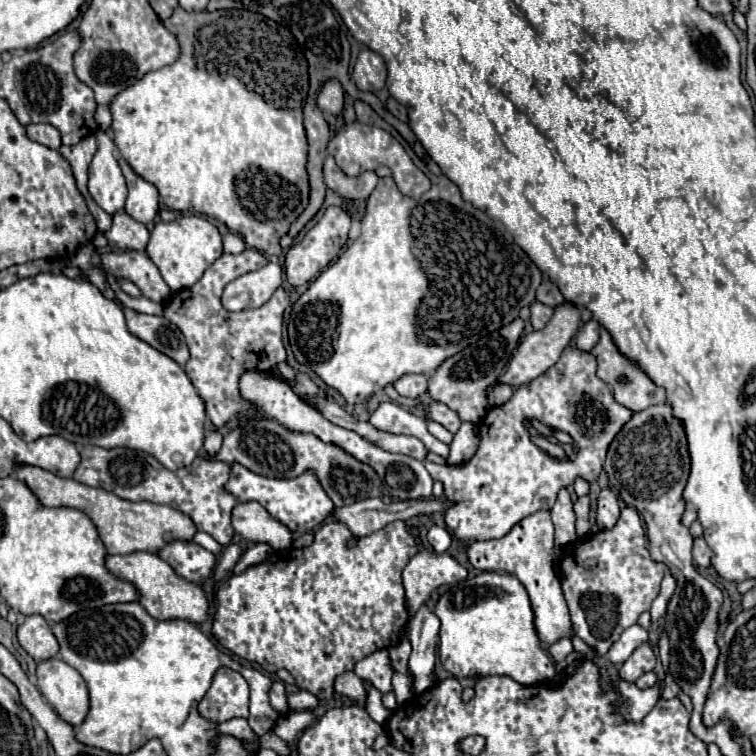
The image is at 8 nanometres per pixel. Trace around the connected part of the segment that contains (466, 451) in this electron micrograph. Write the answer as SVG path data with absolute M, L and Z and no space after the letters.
M463 422L461 428L459 428L459 432L455 434L453 442L449 444L447 464L449 466L465 464L477 452L477 444L479 444L479 438L477 438L475 426L469 424L469 422Z

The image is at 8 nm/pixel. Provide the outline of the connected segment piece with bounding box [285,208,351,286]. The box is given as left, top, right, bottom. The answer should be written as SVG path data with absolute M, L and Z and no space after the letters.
M327 208L323 218L303 236L303 240L295 246L291 246L291 250L285 254L285 274L291 286L305 286L311 280L315 280L319 276L319 272L323 268L327 268L339 254L339 250L345 246L347 242L347 232L351 226L351 218L347 212L343 212L341 208Z

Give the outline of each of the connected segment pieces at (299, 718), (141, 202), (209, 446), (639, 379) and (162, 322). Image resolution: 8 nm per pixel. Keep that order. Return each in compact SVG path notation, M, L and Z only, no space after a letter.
M305 710L305 712L291 712L287 716L279 716L277 724L275 724L275 734L279 738L283 738L285 742L293 742L297 732L301 732L303 728L313 724L313 712Z
M119 156L119 166L123 170L123 176L127 180L127 188L129 188L129 196L125 202L125 210L127 214L131 214L137 222L151 222L157 214L157 206L159 206L159 192L153 184L149 184L147 180L143 180L139 174L133 172L133 168Z
M213 430L213 432L209 432L207 434L207 438L205 438L205 452L209 454L209 456L217 456L217 452L221 450L221 442L223 442L223 436L221 436L221 432L217 432L217 430Z
M601 330L601 340L599 340L599 344L591 350L591 354L597 358L597 376L605 382L605 384L609 384L609 388L613 390L613 396L615 396L615 400L619 402L619 404L623 404L623 406L627 406L629 410L633 410L633 412L641 412L641 410L645 410L645 408L649 408L649 406L653 406L653 404L663 404L665 402L665 390L663 388L657 388L639 368L637 368L637 364L633 364L631 360L627 360L619 350L617 350L617 346L613 344L613 340L611 340L611 336L609 336L609 332L607 330Z
M125 310L125 318L131 334L167 354L179 366L185 366L185 362L189 360L189 348L185 336L173 322L163 316L147 316L135 310Z

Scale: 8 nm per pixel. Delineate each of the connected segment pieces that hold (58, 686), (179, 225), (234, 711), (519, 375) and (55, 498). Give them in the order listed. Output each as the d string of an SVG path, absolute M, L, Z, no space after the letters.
M59 658L39 662L37 688L65 722L83 724L89 712L89 690L75 668Z
M185 214L173 222L157 222L151 230L151 238L145 250L173 292L191 288L203 276L203 272L223 254L221 234L215 224L193 214Z
M221 668L211 688L199 704L199 714L207 720L227 722L231 718L249 716L249 686L239 672Z
M561 304L561 306L557 306L553 318L549 320L549 324L543 330L531 332L531 334L527 334L521 340L521 344L517 348L517 354L513 356L507 372L497 382L511 384L511 386L523 386L523 384L529 384L531 380L535 380L537 376L541 376L543 372L547 372L559 360L561 352L571 342L571 338L575 336L577 328L579 328L579 312L577 312L577 308L573 304Z
M35 466L17 468L17 478L31 488L31 492L39 498L43 506L69 506L87 514L99 530L99 538L103 540L109 554L157 554L161 548L165 548L165 544L171 544L173 540L191 542L197 534L193 520L183 512L173 510L171 506L153 502L129 502L115 496L113 492L105 492L103 488L91 488L73 478L59 478L57 474L51 474Z

